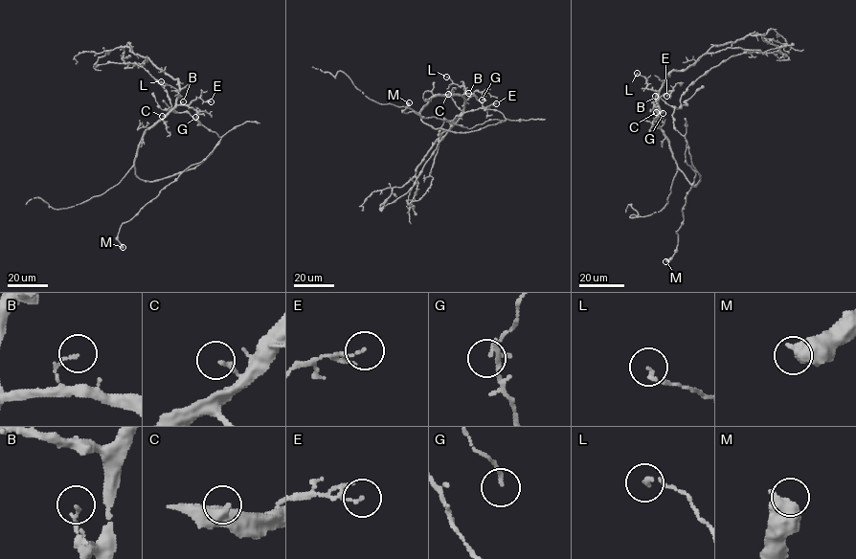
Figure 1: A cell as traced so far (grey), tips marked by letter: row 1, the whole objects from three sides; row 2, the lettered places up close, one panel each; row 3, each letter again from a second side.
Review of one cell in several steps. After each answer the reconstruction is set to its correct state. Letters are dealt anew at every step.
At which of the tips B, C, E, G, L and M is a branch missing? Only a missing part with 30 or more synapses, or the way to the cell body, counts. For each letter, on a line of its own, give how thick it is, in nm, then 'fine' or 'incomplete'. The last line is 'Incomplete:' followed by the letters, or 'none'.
B: calibre 100 nm; fine
C: calibre 150 nm; fine
E: calibre 100 nm; fine
G: calibre 110 nm; fine
L: calibre 140 nm; fine
M: calibre 800 nm; fine
Incomplete: none

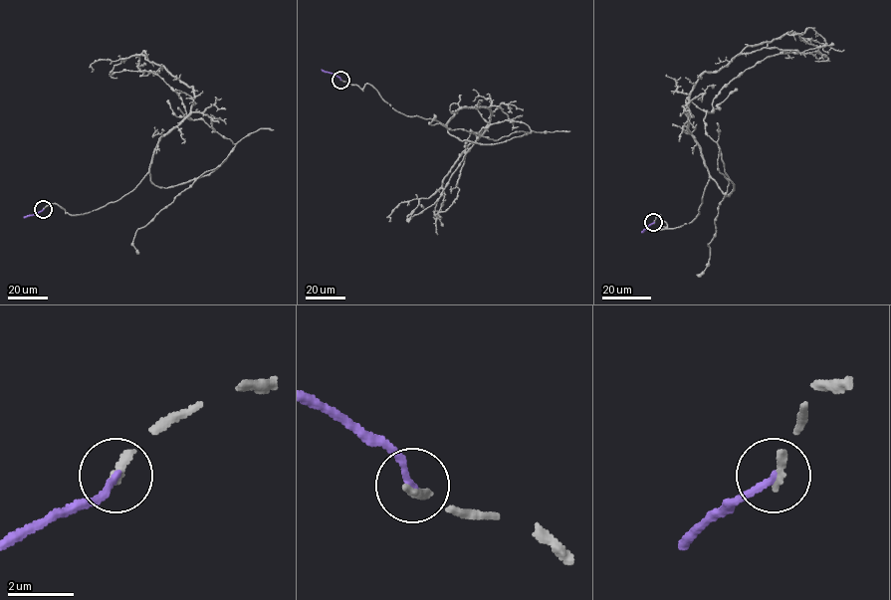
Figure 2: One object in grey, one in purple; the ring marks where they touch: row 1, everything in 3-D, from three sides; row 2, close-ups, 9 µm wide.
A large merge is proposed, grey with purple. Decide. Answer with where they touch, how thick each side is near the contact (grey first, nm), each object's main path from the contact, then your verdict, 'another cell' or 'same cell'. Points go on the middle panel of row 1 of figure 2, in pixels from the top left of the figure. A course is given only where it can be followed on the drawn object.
place (340, 80); calibres 280 and 200 nm; course grey (340, 80), (370, 85), (461, 140), (532, 131), (507, 120), (482, 128), (437, 201), (443, 226); course purple (340, 80), (321, 70); same cell

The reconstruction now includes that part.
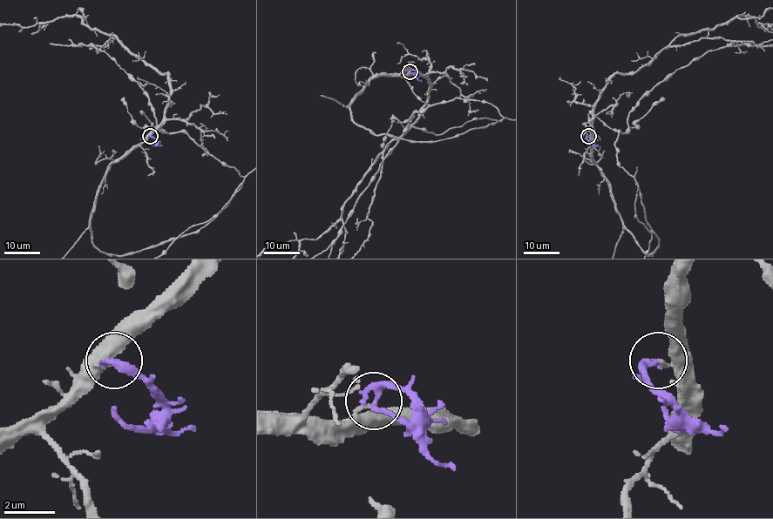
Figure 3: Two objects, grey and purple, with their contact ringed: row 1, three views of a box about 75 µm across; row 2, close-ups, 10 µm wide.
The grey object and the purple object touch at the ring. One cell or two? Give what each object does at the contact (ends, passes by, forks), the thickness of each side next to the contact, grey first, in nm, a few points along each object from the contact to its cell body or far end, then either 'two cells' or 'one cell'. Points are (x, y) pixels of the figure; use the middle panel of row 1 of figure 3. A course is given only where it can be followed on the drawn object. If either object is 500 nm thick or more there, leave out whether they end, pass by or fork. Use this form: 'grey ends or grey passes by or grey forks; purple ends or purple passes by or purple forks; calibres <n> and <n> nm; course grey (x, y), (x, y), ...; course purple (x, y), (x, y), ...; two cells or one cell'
grey ends; purple passes by; calibres 120 and 240 nm; course purple (410, 71), (413, 70), (421, 81); two cells

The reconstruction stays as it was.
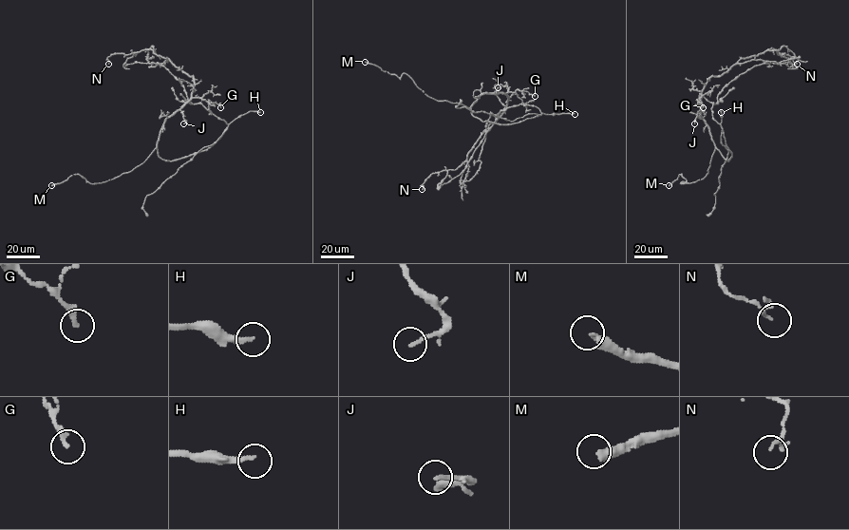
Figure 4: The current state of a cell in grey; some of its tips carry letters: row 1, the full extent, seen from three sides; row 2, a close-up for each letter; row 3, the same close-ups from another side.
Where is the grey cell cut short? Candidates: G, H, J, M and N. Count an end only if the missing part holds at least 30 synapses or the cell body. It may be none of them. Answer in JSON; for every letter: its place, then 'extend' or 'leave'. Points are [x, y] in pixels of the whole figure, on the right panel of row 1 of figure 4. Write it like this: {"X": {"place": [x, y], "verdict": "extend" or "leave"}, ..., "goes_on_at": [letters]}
{"G": {"place": [703, 107], "verdict": "leave"}, "H": {"place": [721, 112], "verdict": "extend"}, "J": {"place": [694, 123], "verdict": "leave"}, "M": {"place": [669, 185], "verdict": "extend"}, "N": {"place": [797, 64], "verdict": "leave"}, "goes_on_at": ["H", "M"]}

